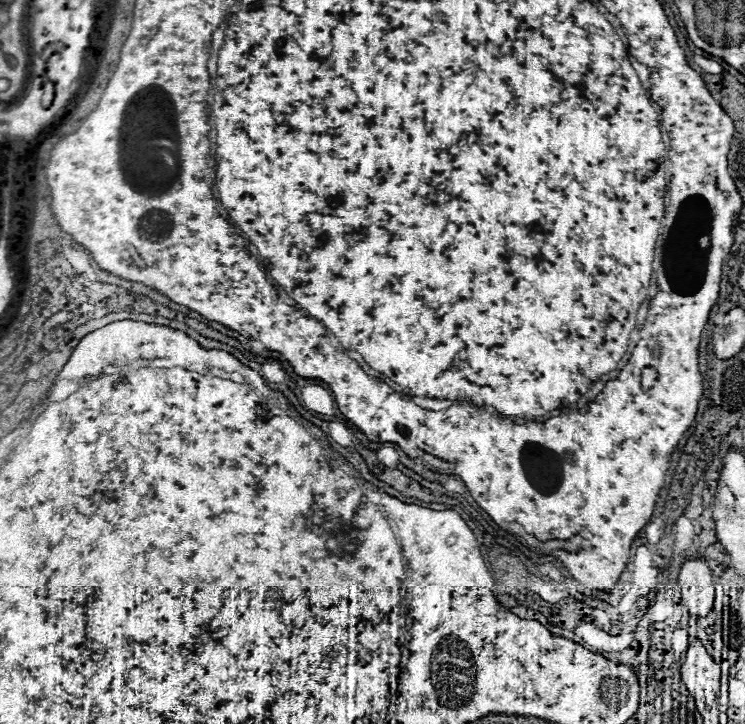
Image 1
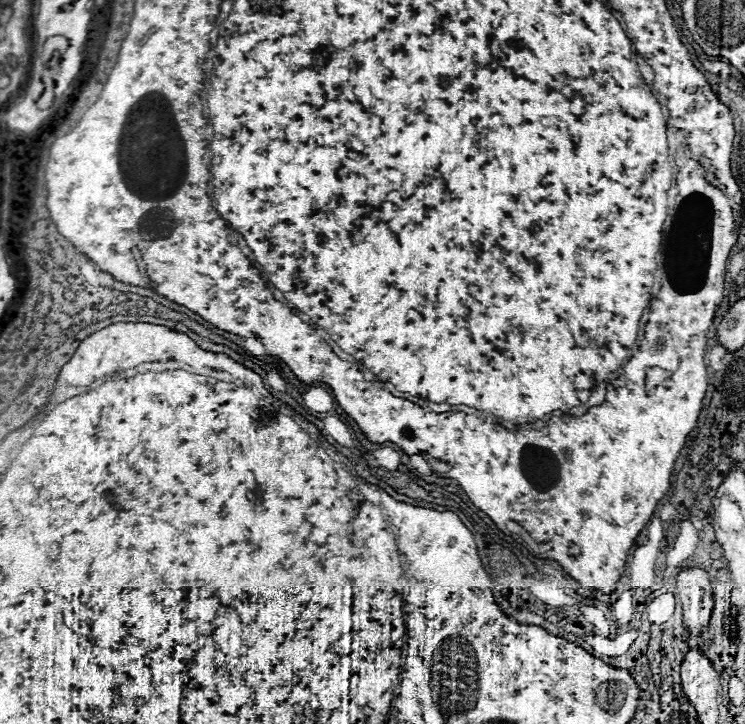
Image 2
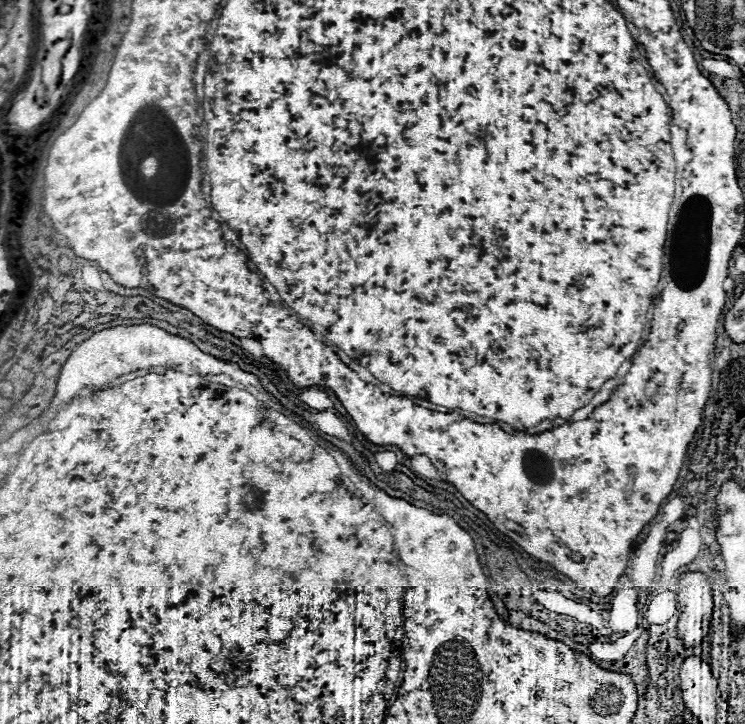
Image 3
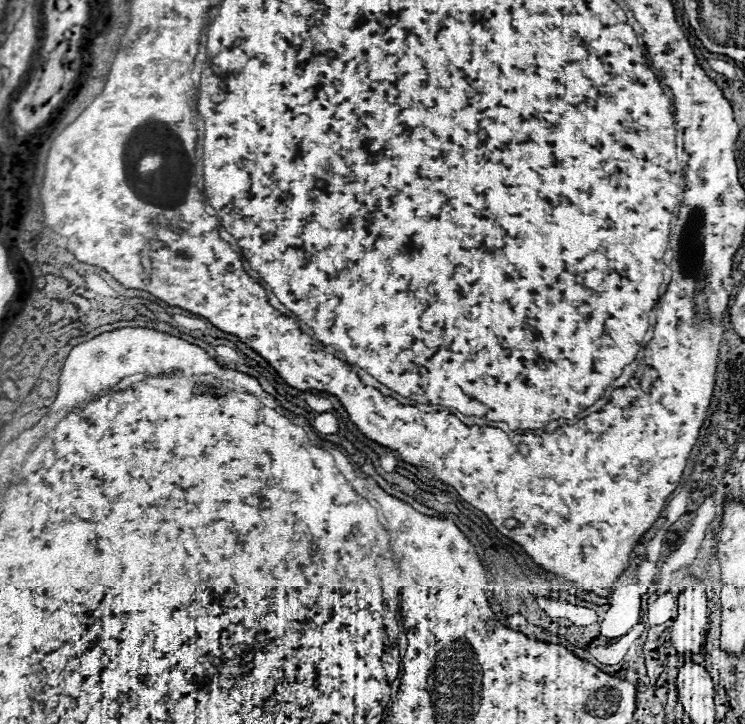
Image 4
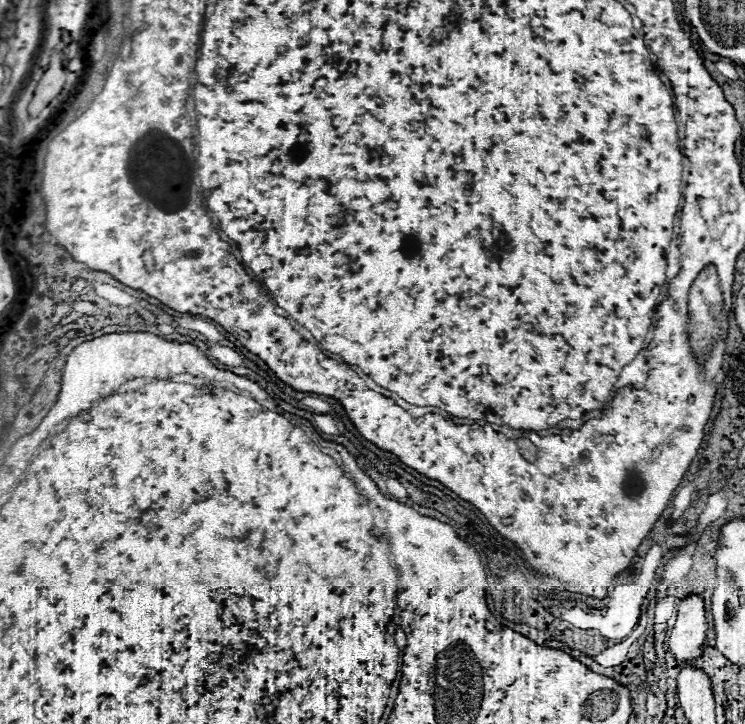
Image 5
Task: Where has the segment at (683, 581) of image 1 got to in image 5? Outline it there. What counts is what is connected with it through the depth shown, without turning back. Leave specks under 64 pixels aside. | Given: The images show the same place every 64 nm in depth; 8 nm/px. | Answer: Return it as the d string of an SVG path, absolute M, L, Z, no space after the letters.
M700 596L682 600L678 620L670 632L668 648L676 660L696 660L704 652L706 610Z

